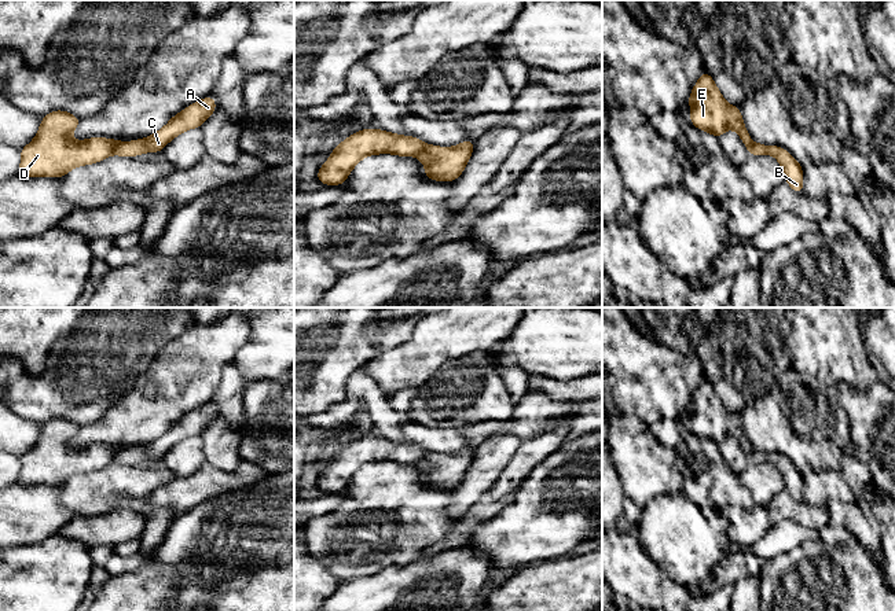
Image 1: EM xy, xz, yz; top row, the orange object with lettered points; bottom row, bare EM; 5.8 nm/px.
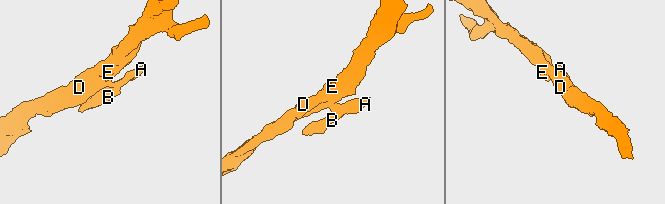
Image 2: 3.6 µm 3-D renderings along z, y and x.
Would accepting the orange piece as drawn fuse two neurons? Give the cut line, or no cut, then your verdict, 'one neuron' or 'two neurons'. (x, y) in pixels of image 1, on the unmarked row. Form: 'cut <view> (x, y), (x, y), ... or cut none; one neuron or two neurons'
cut xz (426, 452), (417, 463); two neurons

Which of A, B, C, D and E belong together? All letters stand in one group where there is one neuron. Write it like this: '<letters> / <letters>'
A B C / D E

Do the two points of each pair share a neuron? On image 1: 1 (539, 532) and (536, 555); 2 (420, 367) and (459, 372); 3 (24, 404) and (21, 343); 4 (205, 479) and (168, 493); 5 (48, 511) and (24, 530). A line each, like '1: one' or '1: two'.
1: one
2: two
3: two
4: one
5: one

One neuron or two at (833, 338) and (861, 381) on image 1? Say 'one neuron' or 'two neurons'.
one neuron

